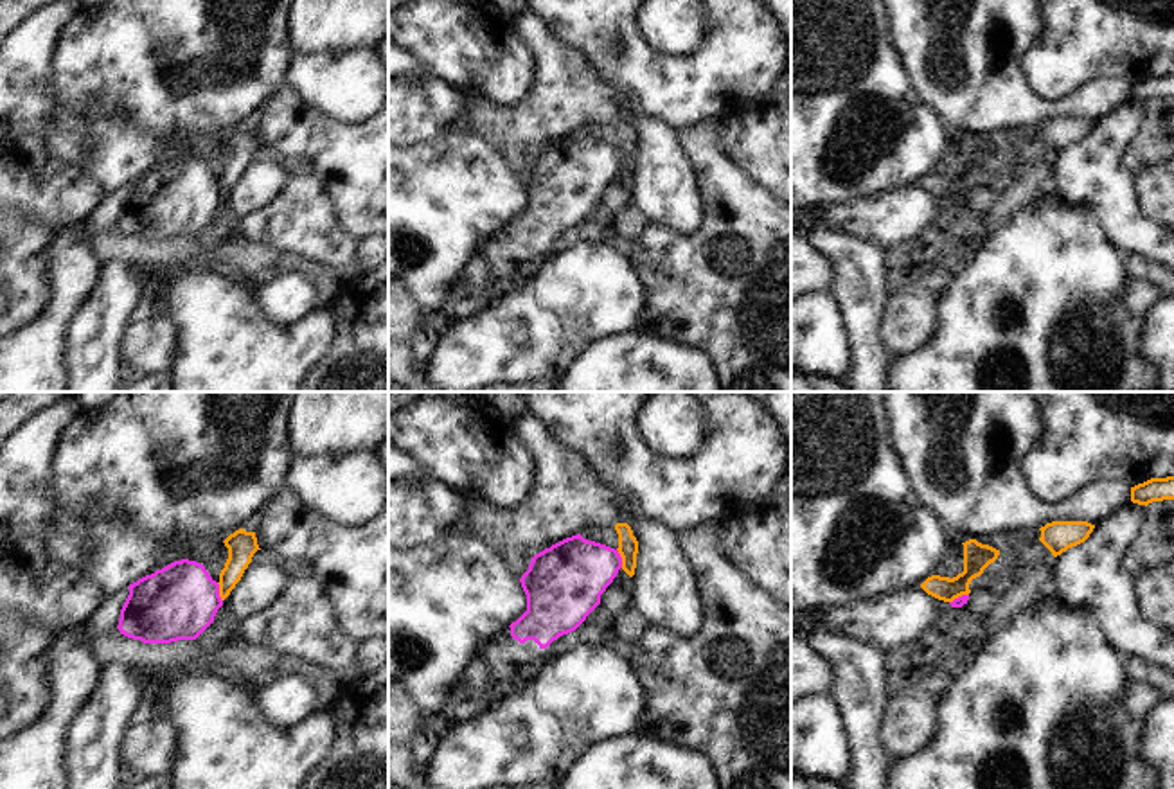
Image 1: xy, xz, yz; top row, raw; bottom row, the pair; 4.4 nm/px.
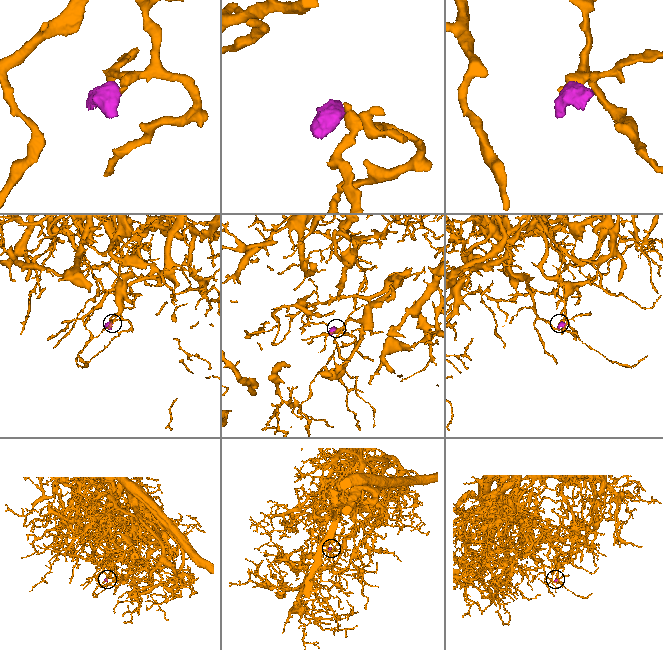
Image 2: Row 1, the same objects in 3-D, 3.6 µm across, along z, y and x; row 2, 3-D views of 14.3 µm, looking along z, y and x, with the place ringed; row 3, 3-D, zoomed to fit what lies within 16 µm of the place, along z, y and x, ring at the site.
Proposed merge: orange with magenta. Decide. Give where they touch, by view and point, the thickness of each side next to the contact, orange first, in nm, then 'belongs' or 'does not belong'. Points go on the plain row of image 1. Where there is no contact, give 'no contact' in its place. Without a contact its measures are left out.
xy (220, 189) | 130/340 nm | does not belong

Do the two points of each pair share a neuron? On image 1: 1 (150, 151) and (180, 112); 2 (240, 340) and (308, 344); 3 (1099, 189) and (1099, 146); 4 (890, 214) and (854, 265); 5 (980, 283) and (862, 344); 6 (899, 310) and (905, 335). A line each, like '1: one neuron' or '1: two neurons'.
1: two neurons
2: one neuron
3: one neuron
4: two neurons
5: two neurons
6: one neuron

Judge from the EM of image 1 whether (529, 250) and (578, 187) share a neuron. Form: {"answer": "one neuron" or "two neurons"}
{"answer": "one neuron"}

